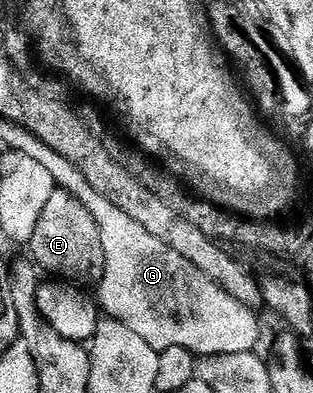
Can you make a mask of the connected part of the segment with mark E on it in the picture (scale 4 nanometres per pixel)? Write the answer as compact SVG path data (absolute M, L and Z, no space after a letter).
M55 190L37 219L29 243L31 256L52 277L76 286L94 285L103 275L106 266L105 254L102 250L101 234L93 214L85 210L85 206L73 198L73 194Z

